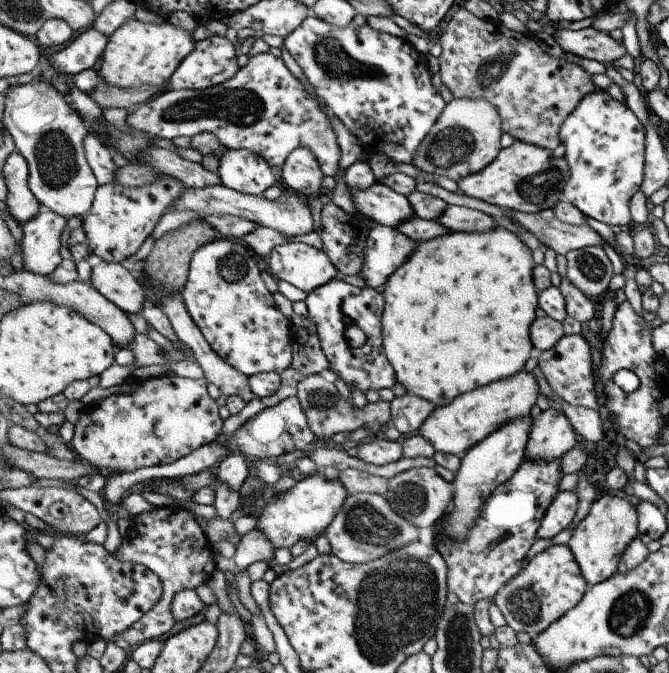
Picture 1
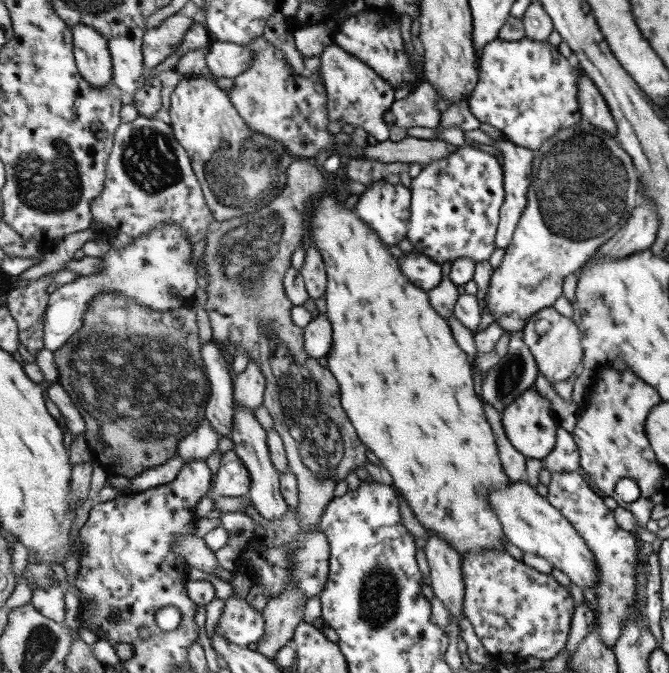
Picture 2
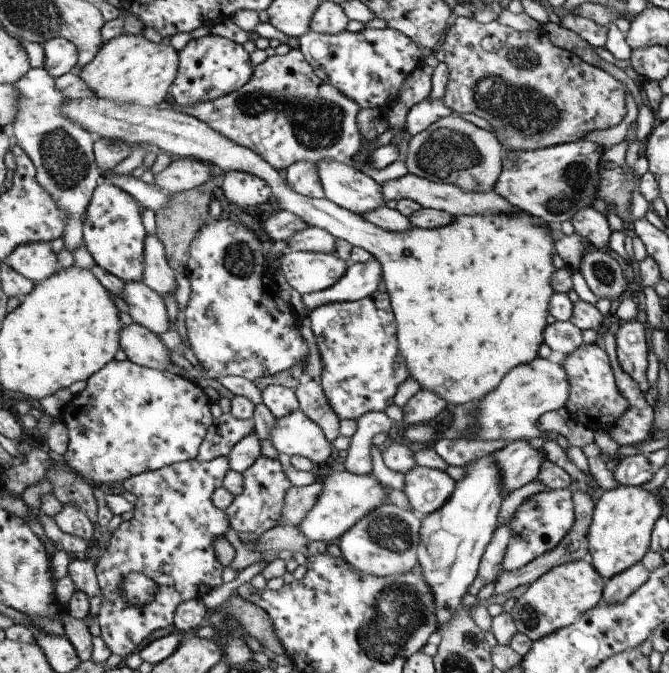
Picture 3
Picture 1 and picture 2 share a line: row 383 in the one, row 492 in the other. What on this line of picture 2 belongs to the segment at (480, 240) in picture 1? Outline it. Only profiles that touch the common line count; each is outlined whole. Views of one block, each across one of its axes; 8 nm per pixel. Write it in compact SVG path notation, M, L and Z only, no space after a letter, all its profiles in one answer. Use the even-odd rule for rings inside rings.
M329 186L326 192L314 201L310 220L311 232L309 234L312 235L312 245L322 251L321 253L325 257L325 263L327 263L328 268L328 290L325 297L327 315L331 323L333 323L334 342L333 348L331 348L331 352L327 356L327 366L340 381L342 406L355 425L362 442L369 448L370 454L380 464L384 473L394 481L401 496L414 512L416 519L427 531L431 530L437 536L443 536L451 546L455 546L455 549L462 557L467 552L473 552L473 550L505 551L507 550L508 536L503 530L503 523L501 523L499 515L491 507L489 494L493 490L501 488L501 486L511 486L514 482L507 476L507 472L503 470L505 466L503 466L501 456L499 456L495 430L489 424L483 401L481 401L481 397L475 390L472 362L469 362L469 356L459 348L459 344L457 344L457 340L455 340L455 336L451 332L449 322L442 318L430 304L429 291L419 288L417 284L413 284L413 281L405 276L405 272L401 272L401 264L389 252L387 244L368 226L369 224L365 224L365 221L361 220L356 214L356 208L347 210L341 202L341 198L337 198L335 188Z

